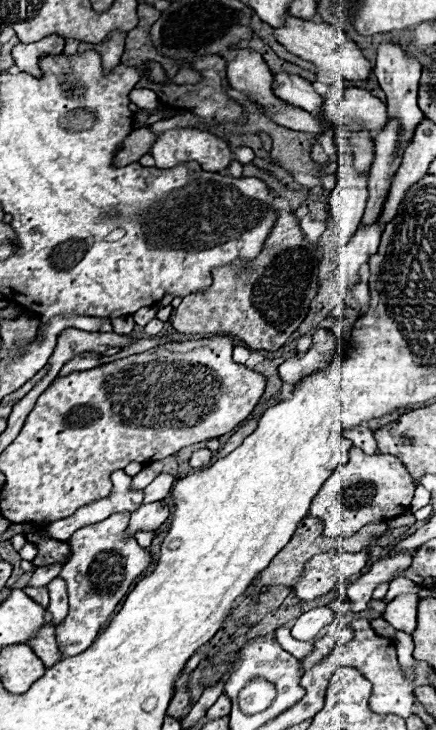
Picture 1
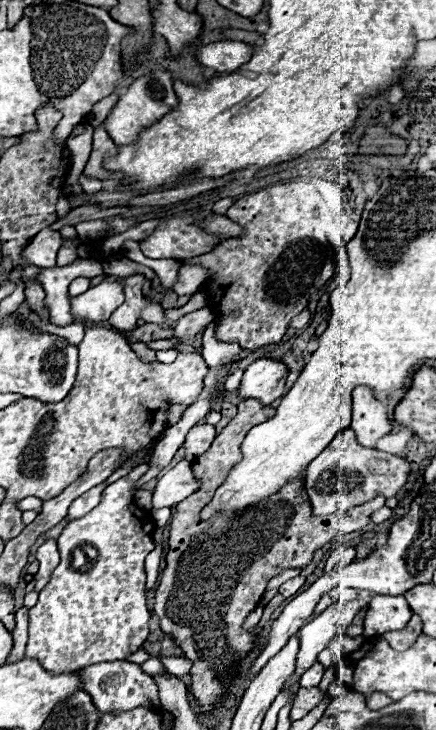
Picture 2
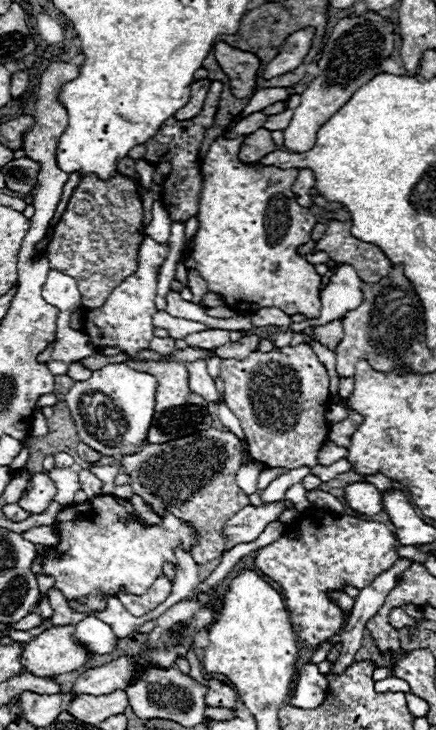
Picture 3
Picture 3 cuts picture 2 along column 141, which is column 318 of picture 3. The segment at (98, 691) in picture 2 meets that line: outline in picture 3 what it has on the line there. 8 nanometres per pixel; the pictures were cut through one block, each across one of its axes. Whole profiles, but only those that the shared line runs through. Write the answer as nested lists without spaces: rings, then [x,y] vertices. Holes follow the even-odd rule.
[[[304,664],[298,670],[298,680],[290,704],[302,710],[318,708],[326,700],[326,692],[328,692],[326,676],[318,670],[316,664]]]

